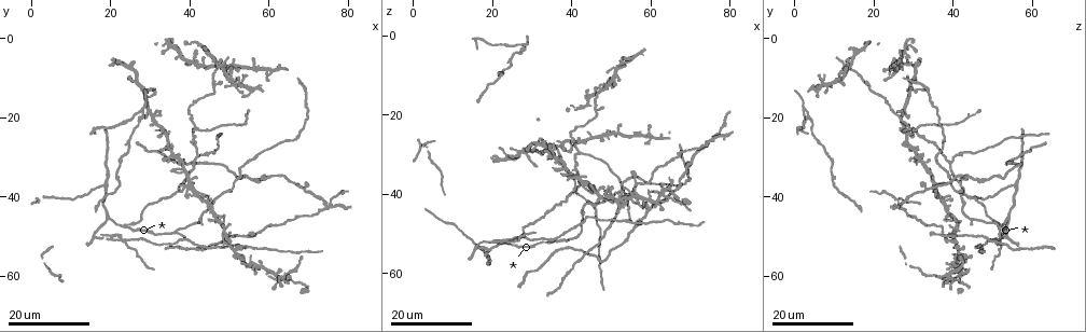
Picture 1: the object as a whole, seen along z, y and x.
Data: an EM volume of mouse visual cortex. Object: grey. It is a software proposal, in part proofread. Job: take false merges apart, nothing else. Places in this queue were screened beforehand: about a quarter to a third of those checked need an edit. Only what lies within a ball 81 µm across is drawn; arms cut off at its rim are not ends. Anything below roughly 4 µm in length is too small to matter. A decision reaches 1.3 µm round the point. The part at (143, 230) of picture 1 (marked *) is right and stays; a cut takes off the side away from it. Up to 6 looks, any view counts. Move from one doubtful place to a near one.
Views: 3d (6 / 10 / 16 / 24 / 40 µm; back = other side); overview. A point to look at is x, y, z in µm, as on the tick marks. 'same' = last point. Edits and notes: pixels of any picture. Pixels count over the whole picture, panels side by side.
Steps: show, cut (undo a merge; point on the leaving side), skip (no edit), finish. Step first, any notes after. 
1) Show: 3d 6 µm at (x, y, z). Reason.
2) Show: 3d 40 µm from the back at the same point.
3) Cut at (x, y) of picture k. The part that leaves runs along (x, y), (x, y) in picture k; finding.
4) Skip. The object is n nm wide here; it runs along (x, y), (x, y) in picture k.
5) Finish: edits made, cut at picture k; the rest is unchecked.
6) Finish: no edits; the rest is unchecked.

Show: 3d 24 µm at (19.5, 45.0, 54.0). Branch point.

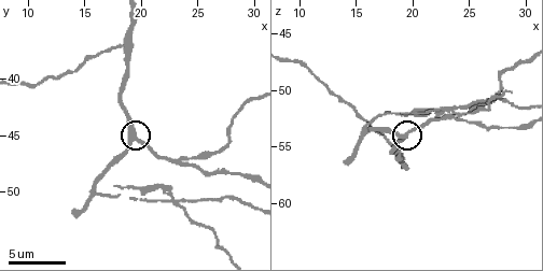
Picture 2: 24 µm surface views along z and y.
Show: 3d 6 µm at (19.2, 45.2, 54.0).

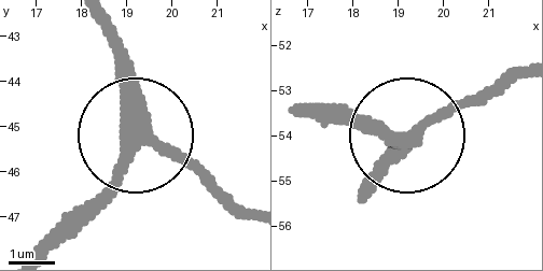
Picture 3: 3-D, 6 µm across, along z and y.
Skip. 3 arms meet here; it runs along (251, 220), (139, 137), (112, 40) in picture 3; all the same neuron.

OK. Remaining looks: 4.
Show: 3d 24 µm at (41.5, 22.5, 29.5). Four or more arms meet.

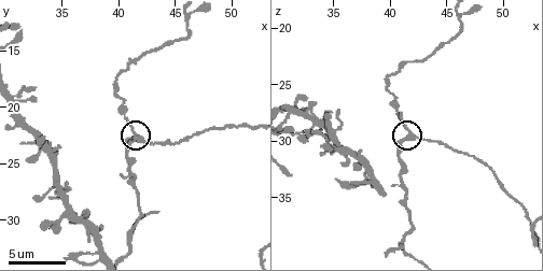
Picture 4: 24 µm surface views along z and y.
Show: 3d 10 µm at (42.0, 22.6, 29.6). Closer look.

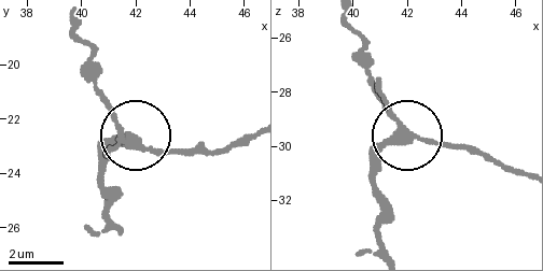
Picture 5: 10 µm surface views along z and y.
Show: 3d 10 µm from the back at (41.8, 22.7, 29.5).

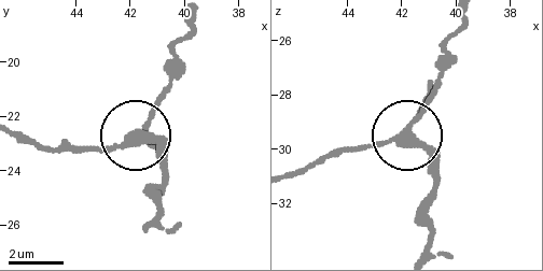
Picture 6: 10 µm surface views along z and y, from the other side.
Skip. The side arm is 27 µm long; it runs along (428, 247), (436, 179), (430, 158), (402, 137), (335, 151) in picture 6; one neuron here.

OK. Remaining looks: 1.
Finish: no edits; the rest is unchecked.

